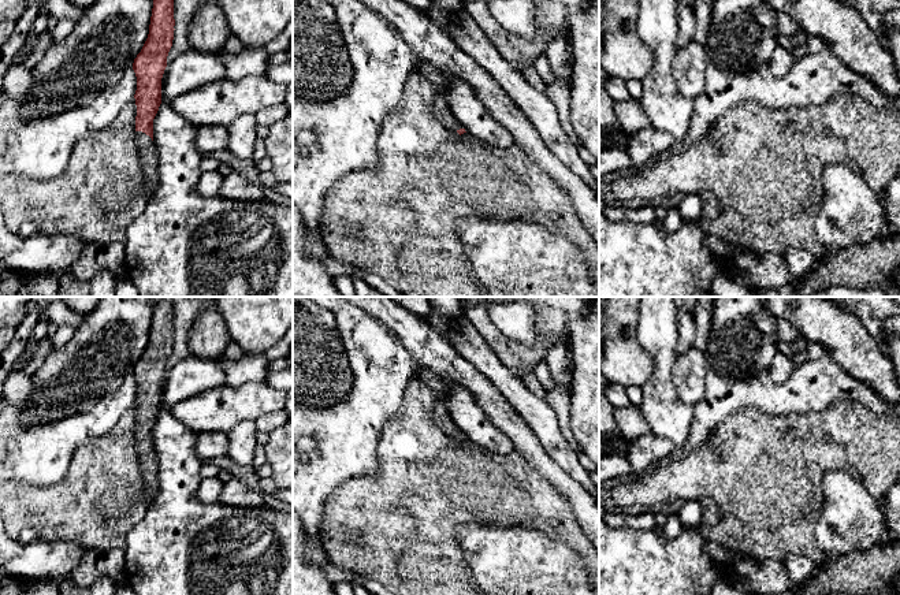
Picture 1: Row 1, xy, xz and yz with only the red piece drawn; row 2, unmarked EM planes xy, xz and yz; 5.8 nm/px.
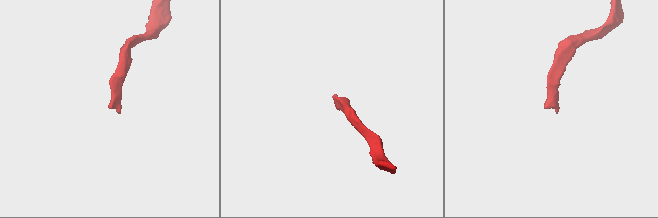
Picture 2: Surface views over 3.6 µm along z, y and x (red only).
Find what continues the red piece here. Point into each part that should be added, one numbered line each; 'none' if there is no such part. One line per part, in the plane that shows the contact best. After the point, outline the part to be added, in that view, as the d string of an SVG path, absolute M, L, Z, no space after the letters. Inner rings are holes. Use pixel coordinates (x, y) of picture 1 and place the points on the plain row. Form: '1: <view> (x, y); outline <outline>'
1: xy (147, 456); outline M135 438L135 450L138 454L140 468L142 471L145 481L145 495L152 503L159 491L157 455L152 445L142 438Z

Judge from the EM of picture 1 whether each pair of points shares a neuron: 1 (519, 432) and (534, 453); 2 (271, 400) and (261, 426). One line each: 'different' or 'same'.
1: same
2: different

